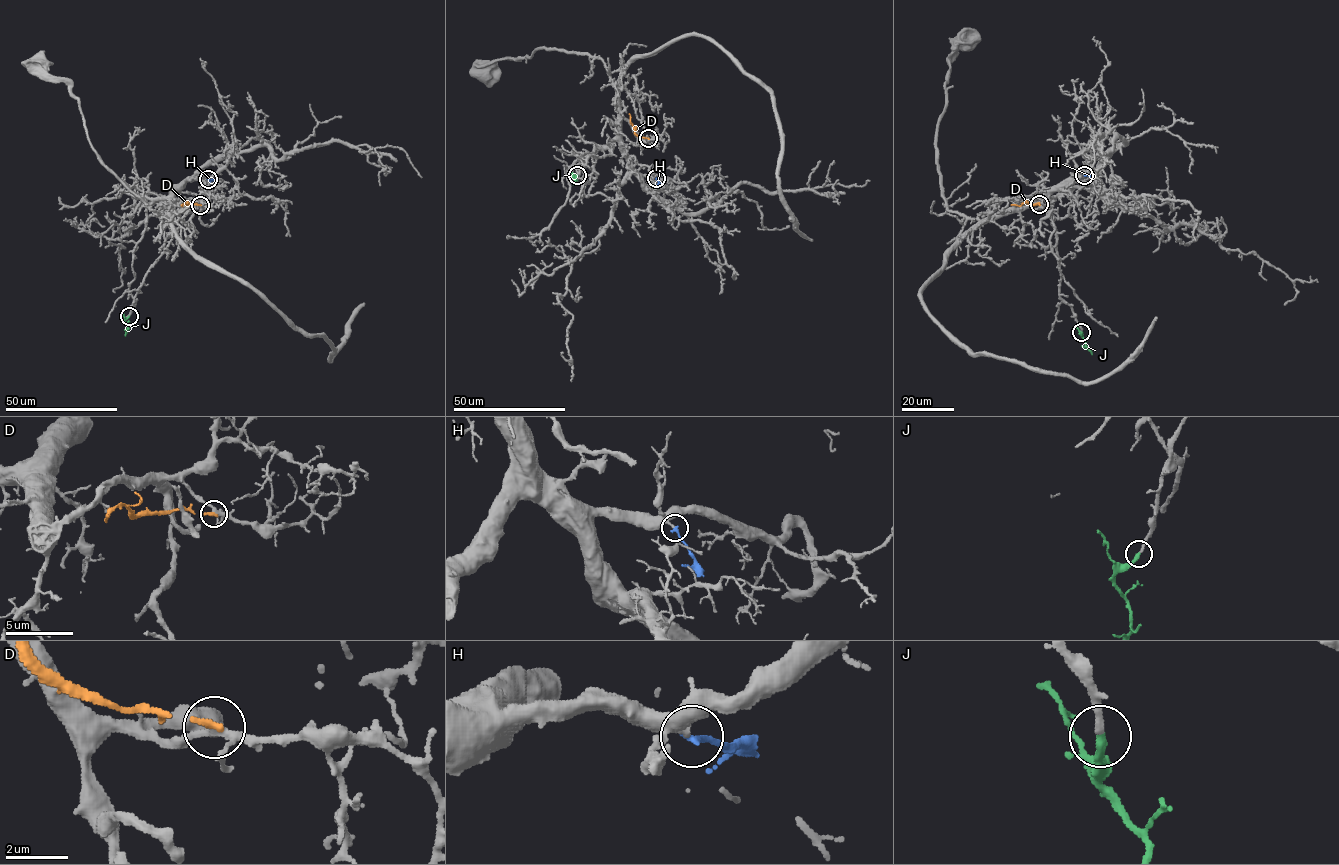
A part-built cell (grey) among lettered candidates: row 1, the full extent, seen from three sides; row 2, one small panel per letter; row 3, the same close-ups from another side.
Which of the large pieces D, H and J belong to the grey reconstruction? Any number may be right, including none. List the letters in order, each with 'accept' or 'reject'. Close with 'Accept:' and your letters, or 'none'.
D: reject
H: reject
J: accept
Accept: J

